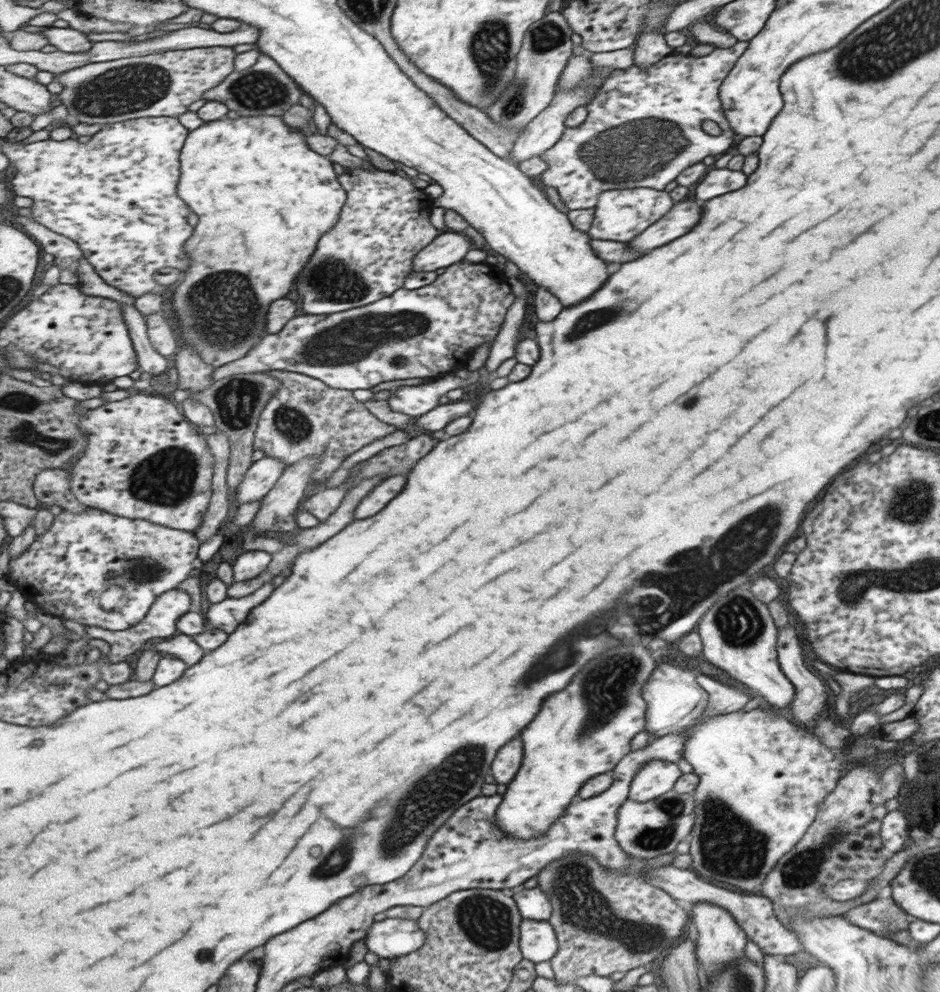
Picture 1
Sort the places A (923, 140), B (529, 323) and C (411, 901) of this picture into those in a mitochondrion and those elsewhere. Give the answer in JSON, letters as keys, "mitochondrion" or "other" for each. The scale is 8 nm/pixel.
{"A":"other","B":"other","C":"other"}

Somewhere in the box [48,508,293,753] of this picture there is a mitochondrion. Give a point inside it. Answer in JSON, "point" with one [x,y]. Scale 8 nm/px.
{"point":[143,569]}

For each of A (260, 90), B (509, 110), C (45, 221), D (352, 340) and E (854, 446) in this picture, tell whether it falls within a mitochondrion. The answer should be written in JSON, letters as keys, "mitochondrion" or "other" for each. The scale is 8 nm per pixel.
{"A":"mitochondrion","B":"mitochondrion","C":"other","D":"mitochondrion","E":"other"}

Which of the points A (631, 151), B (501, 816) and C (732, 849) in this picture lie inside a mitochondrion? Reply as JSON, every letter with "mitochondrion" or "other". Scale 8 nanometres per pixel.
{"A":"mitochondrion","B":"other","C":"mitochondrion"}

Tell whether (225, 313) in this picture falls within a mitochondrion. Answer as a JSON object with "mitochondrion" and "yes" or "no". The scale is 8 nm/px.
{"mitochondrion":"yes"}

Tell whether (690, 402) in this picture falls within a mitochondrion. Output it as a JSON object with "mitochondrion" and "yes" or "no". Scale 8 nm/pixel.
{"mitochondrion":"no"}

